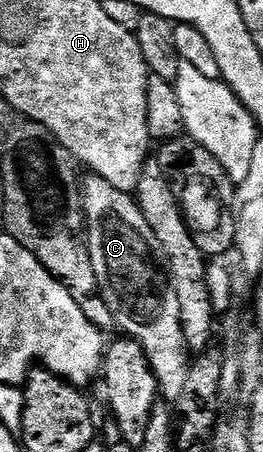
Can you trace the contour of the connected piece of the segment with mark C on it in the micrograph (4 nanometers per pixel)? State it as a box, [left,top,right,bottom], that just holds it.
[81,176,193,403]

